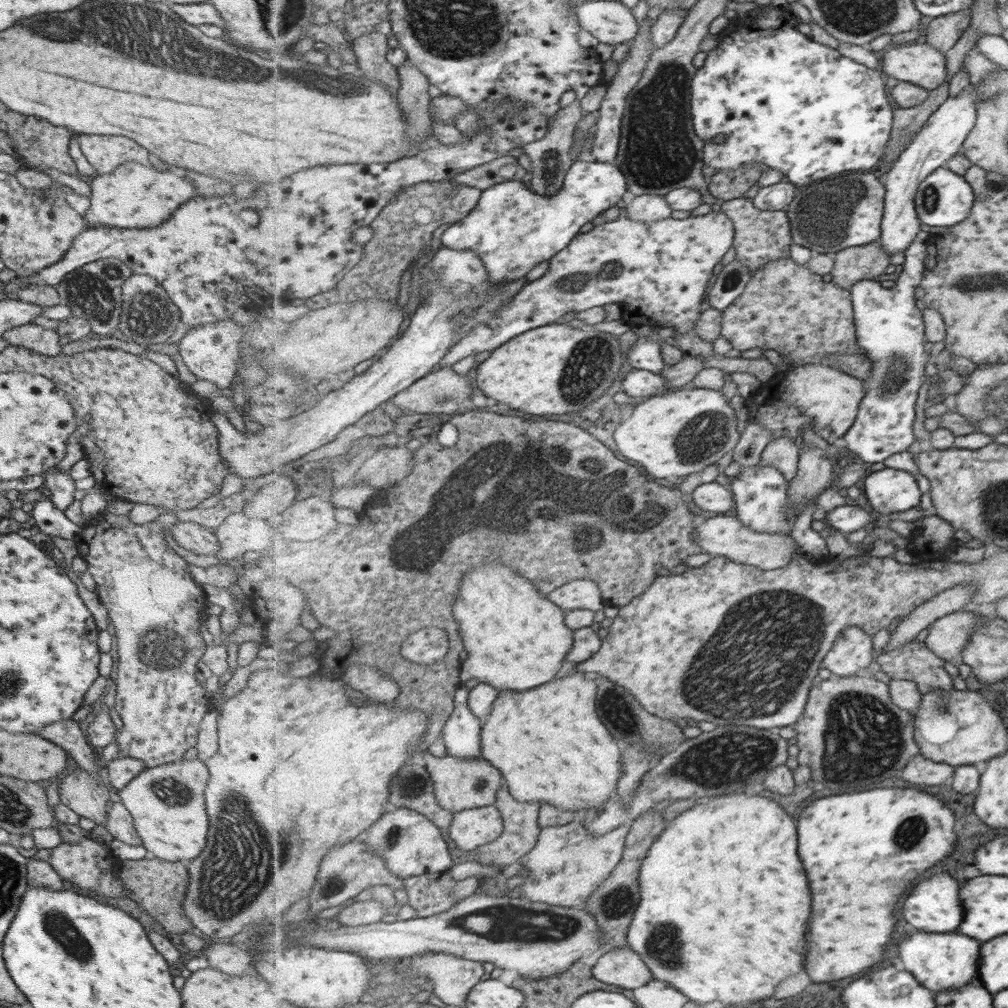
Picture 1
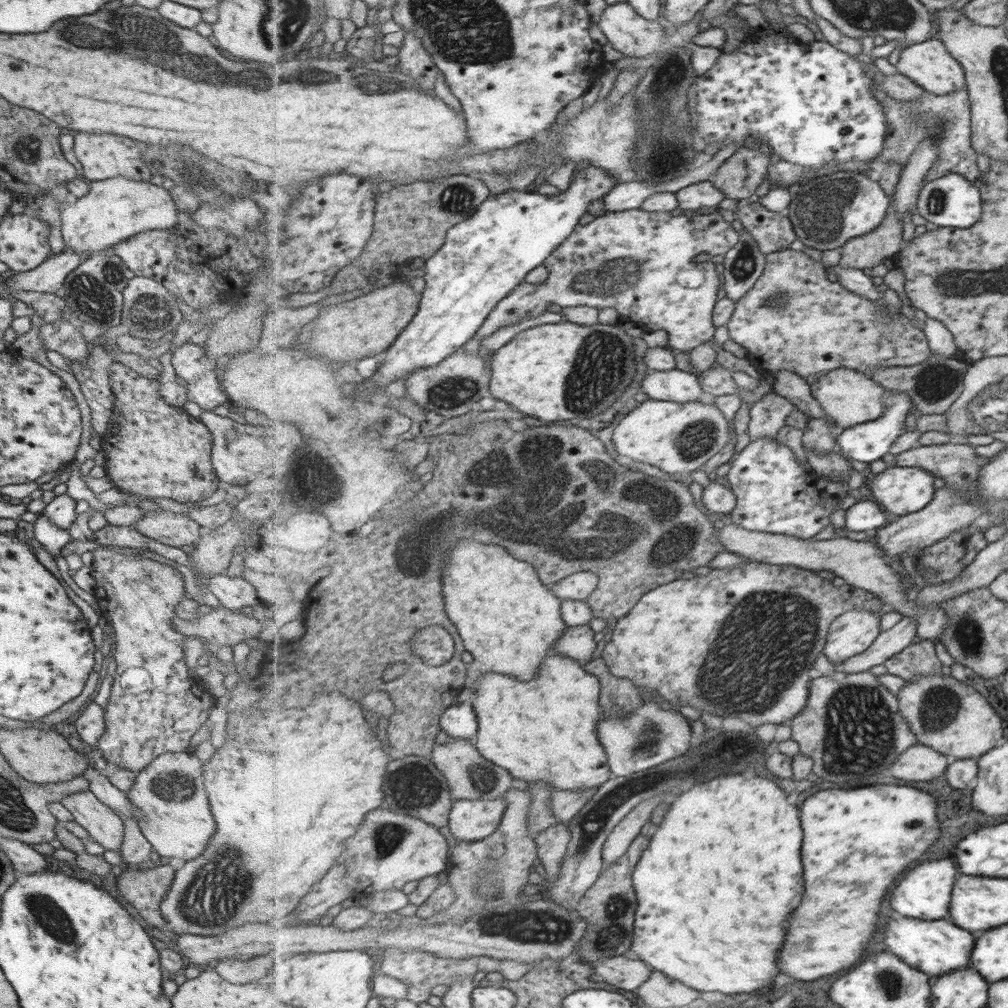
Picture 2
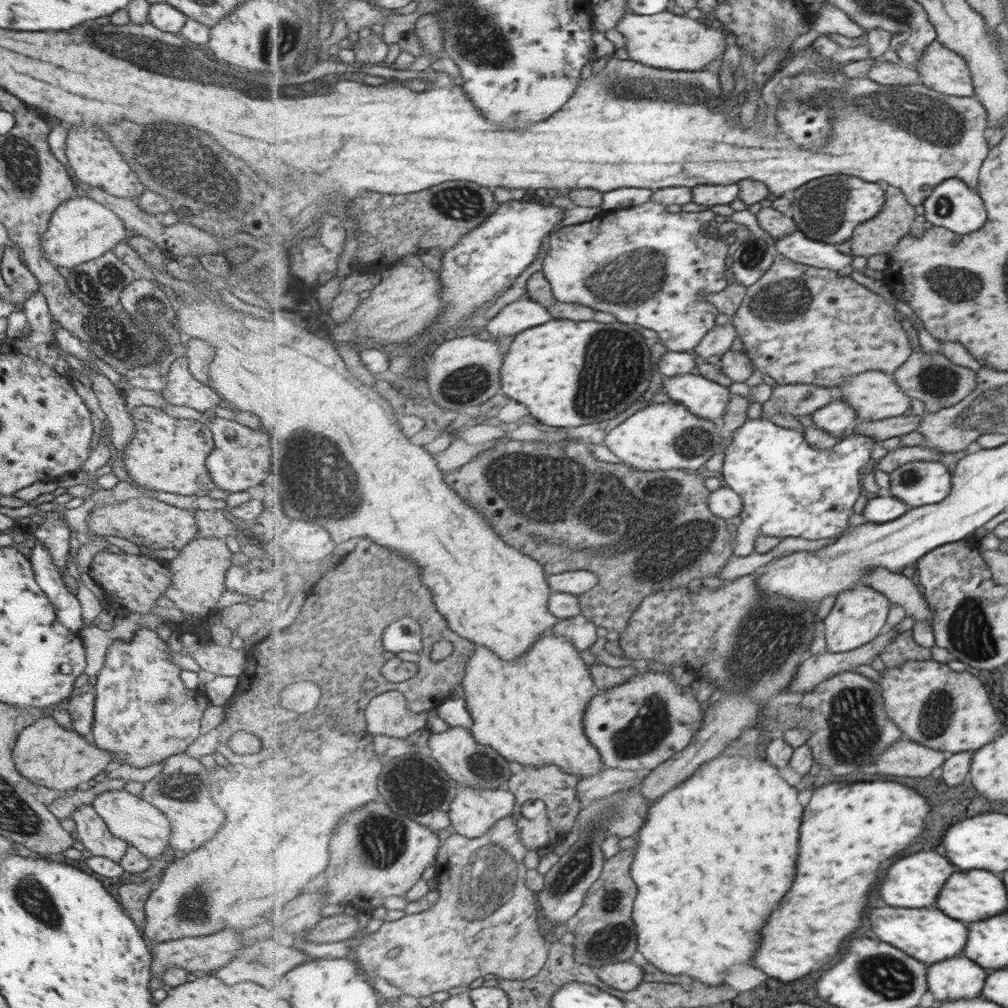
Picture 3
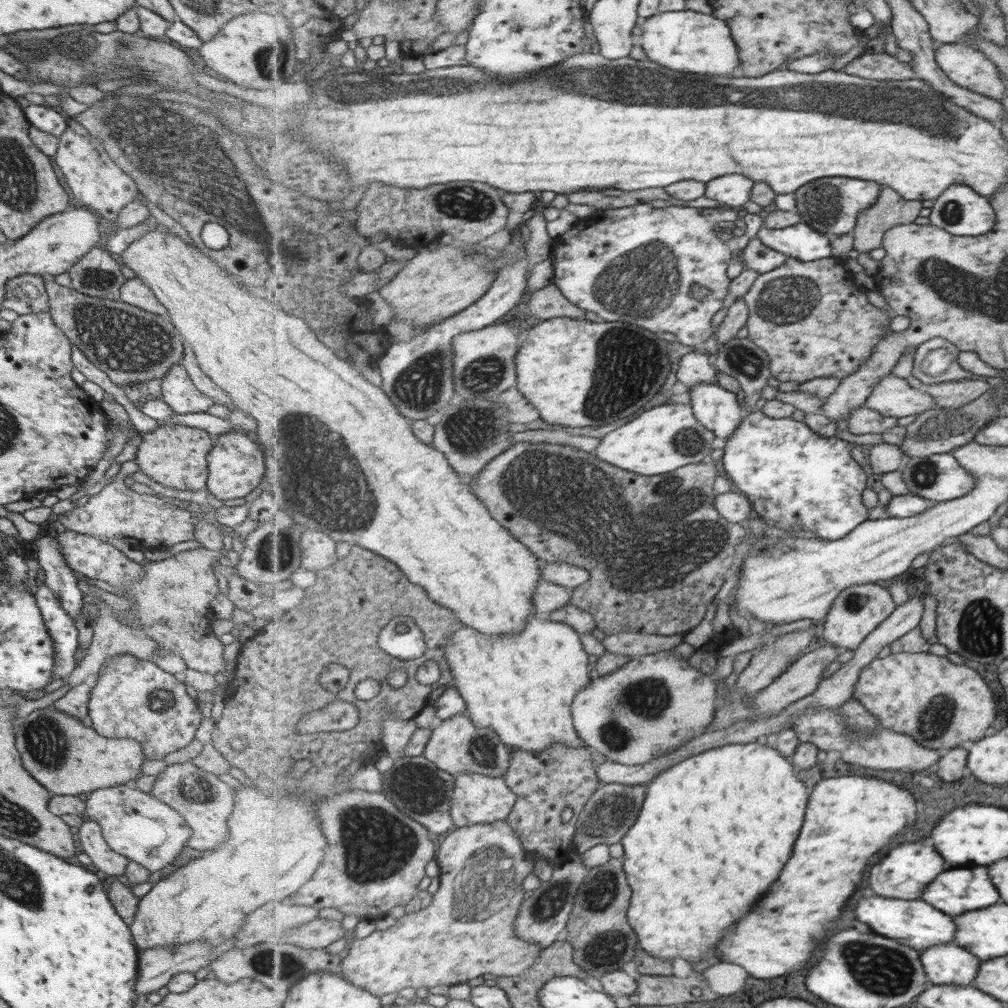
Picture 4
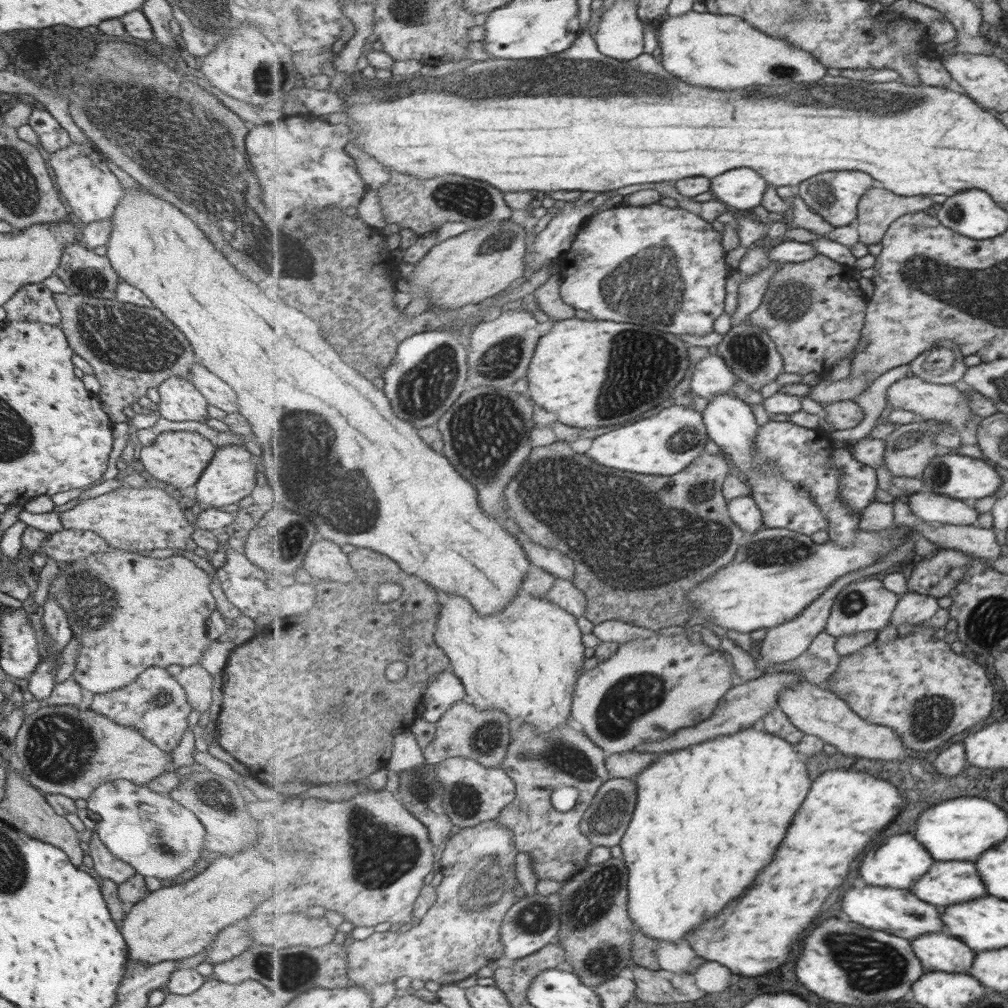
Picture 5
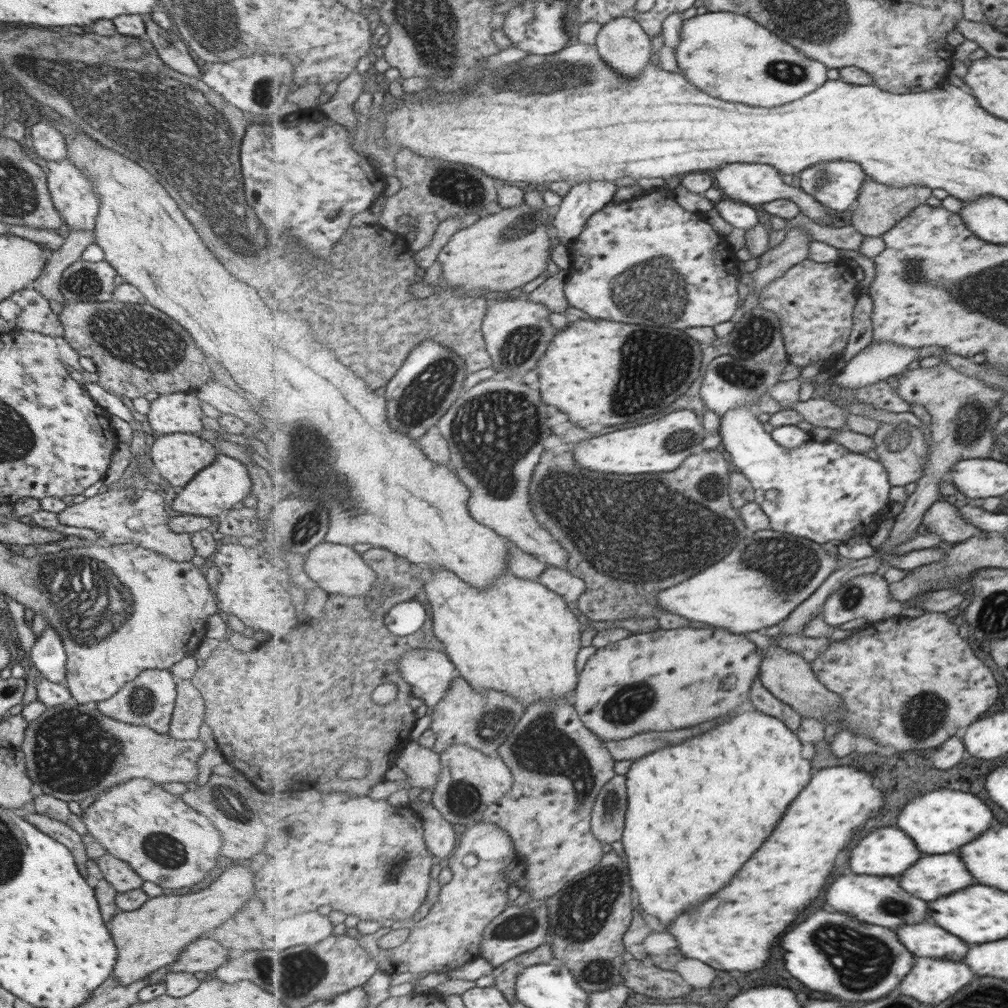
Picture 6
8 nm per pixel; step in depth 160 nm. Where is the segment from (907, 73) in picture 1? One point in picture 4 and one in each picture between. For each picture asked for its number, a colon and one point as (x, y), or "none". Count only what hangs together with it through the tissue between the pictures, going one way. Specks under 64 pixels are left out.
2: (929, 64)
3: (942, 69)
4: (967, 67)

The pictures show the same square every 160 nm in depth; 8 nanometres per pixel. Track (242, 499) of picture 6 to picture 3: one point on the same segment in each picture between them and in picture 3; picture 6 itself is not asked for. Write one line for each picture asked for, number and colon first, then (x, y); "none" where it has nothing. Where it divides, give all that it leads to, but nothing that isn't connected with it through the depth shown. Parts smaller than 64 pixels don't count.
3: (238, 453)
4: (235, 465)
5: (230, 474)

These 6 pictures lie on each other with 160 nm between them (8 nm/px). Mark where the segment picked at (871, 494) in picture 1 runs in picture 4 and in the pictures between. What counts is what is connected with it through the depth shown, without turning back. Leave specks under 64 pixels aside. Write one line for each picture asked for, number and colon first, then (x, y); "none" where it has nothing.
2: (901, 490)
3: (919, 483)
4: (939, 477)

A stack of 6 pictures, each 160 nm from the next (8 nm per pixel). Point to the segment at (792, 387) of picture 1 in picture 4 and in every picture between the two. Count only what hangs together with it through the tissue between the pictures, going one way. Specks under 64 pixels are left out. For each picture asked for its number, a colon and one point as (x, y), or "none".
2: (850, 397)
3: (875, 395)
4: (893, 396)

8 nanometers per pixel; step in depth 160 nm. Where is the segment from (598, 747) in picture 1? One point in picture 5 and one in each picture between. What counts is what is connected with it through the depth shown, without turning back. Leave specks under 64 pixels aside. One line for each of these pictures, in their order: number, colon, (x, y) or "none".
2: (546, 729)
3: (532, 710)
4: (523, 686)
5: (527, 660)

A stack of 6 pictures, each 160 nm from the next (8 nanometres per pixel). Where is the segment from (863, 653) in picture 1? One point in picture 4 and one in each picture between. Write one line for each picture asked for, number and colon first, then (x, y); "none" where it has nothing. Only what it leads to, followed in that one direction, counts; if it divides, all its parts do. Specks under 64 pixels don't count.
2: (852, 633)
3: (858, 616)
4: (859, 610)

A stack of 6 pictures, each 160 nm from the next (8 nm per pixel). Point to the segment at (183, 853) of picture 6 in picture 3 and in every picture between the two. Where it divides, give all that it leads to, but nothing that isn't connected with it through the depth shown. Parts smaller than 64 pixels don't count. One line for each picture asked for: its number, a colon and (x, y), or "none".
3: (127, 816)
4: (134, 824)
5: (158, 837)

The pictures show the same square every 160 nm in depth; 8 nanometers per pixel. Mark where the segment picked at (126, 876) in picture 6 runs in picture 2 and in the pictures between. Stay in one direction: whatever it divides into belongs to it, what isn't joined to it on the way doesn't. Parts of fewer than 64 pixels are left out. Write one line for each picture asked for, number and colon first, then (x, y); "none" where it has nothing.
2: (103, 826)
3: (92, 832)
4: (90, 840)
5: (107, 866)

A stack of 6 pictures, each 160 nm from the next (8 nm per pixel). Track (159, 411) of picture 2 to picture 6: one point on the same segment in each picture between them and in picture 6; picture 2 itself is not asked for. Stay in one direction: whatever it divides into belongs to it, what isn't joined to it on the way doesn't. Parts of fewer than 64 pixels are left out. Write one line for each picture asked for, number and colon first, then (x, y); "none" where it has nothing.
3: (168, 454)
4: (173, 455)
5: (177, 458)
6: (176, 457)

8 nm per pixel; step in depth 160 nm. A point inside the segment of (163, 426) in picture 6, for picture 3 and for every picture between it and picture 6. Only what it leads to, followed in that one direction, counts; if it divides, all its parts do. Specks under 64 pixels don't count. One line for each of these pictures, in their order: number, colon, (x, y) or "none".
3: (181, 389)
4: (176, 389)
5: (179, 400)

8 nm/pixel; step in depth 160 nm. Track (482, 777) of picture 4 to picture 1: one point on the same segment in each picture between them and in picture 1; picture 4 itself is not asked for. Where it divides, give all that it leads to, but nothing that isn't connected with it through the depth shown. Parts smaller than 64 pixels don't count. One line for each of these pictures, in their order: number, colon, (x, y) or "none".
1: (472, 829)
2: (470, 820)
3: (473, 812)

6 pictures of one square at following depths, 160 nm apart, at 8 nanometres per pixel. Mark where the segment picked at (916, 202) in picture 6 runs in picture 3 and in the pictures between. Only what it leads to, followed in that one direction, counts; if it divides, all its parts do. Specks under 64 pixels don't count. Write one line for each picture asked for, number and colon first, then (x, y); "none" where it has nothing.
3: (881, 235)
4: (892, 209)
5: (878, 210)

